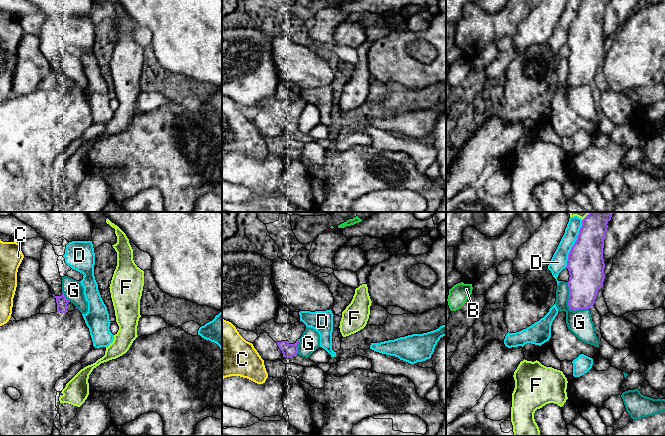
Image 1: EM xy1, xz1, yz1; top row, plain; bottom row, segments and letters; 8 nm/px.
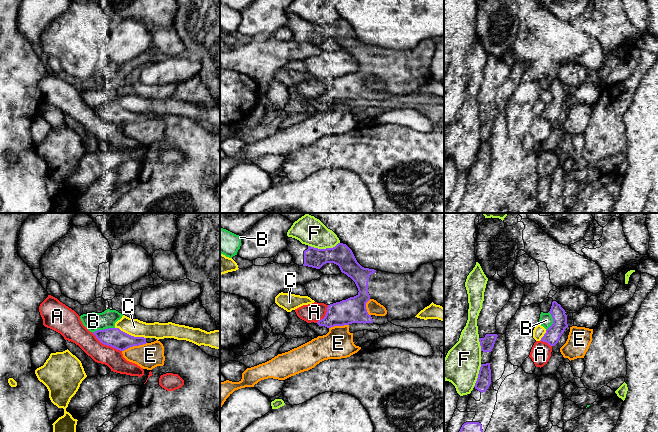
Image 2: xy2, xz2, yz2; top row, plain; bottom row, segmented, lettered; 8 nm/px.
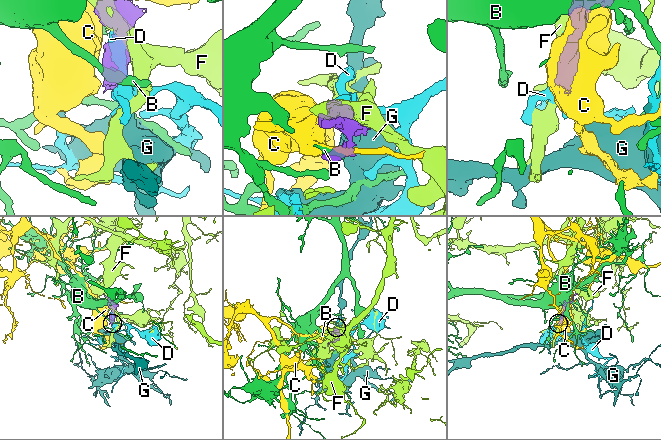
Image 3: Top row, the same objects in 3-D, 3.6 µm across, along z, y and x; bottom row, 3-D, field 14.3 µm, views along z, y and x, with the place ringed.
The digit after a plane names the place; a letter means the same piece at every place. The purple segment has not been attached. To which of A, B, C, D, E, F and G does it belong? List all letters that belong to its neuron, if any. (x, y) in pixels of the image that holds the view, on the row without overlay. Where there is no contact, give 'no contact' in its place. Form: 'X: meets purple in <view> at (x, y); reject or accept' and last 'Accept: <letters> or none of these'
A: meets purple in xy2 at (107, 121); reject
B: meets purple in xy2 at (104, 105); reject
C: meets purple in xy2 at (130, 111); reject
D: meets purple in yz1 at (572, 22); reject
E: meets purple in xy2 at (134, 121); reject
F: meets purple in xz2 at (323, 25); reject
G: meets purple in yz1 at (568, 81); reject
Accept: none of these

